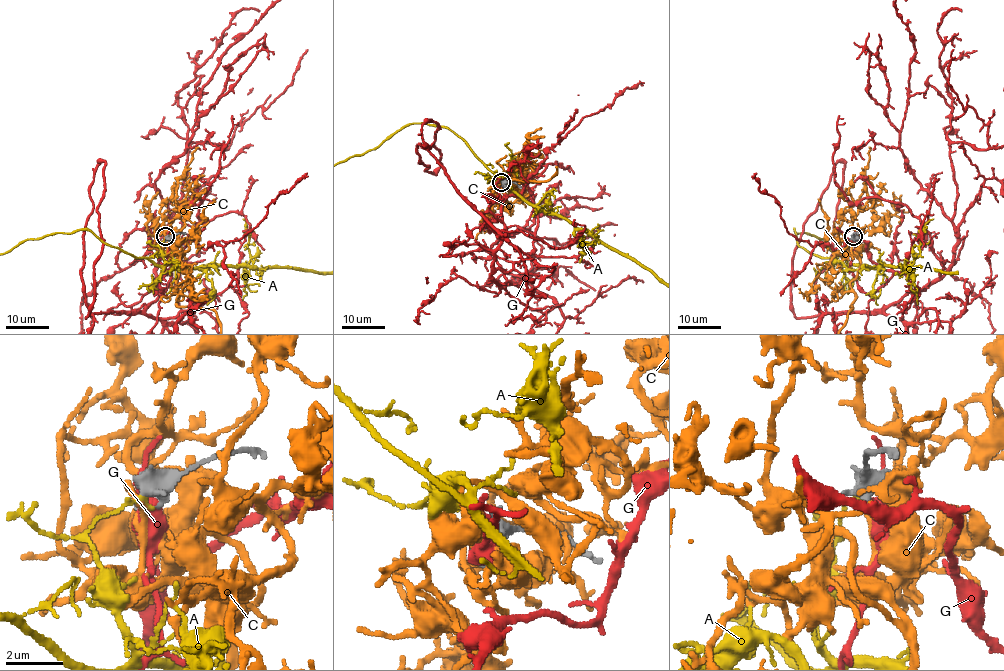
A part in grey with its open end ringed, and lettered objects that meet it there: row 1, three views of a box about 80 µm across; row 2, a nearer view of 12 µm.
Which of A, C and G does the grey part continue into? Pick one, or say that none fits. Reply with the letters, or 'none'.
none

